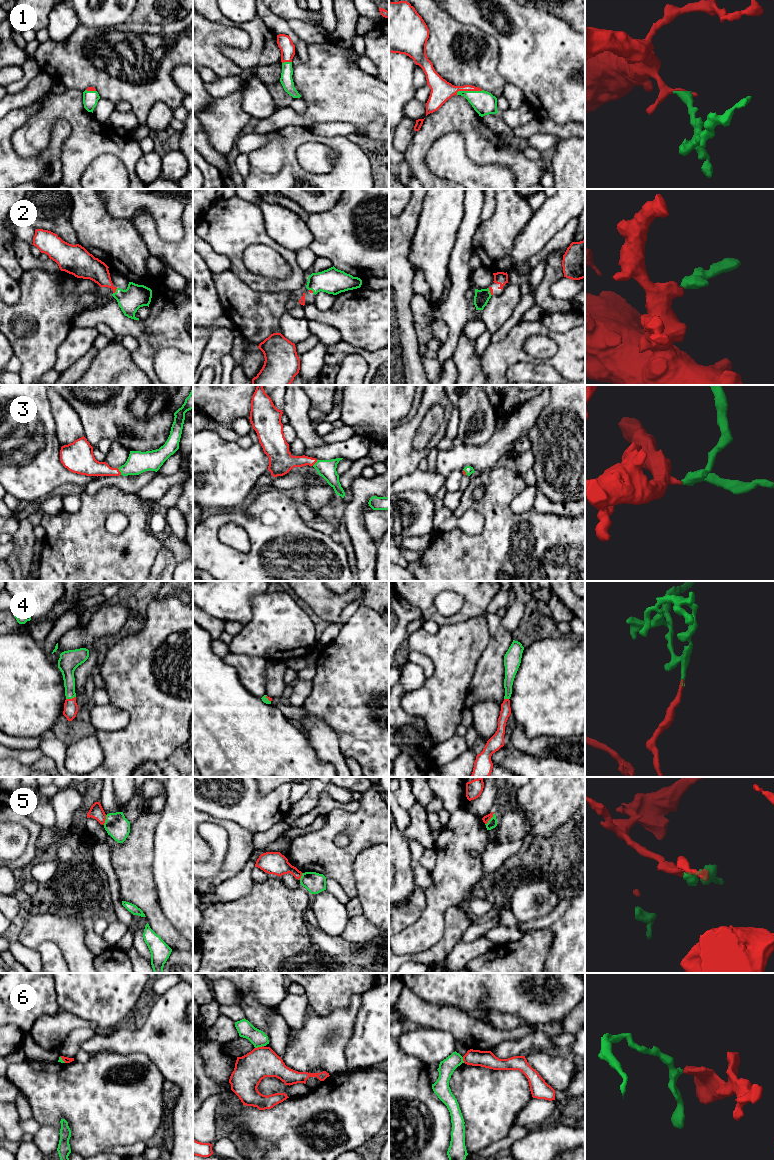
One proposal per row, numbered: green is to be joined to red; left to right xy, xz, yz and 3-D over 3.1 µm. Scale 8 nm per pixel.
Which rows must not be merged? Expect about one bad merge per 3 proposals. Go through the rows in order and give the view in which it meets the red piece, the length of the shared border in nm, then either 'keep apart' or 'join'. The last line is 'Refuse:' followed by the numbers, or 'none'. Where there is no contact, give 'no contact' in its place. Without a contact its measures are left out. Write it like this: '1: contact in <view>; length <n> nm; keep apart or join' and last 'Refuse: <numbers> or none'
1: contact in yz; length 220 nm; join
2: contact in xy; length 60 nm; join
3: contact in xy; length 70 nm; join
4: contact in xy; length 80 nm; join
5: contact in yz; length 120 nm; keep apart
6: contact in xz; length 80 nm; keep apart
Refuse: 5, 6

